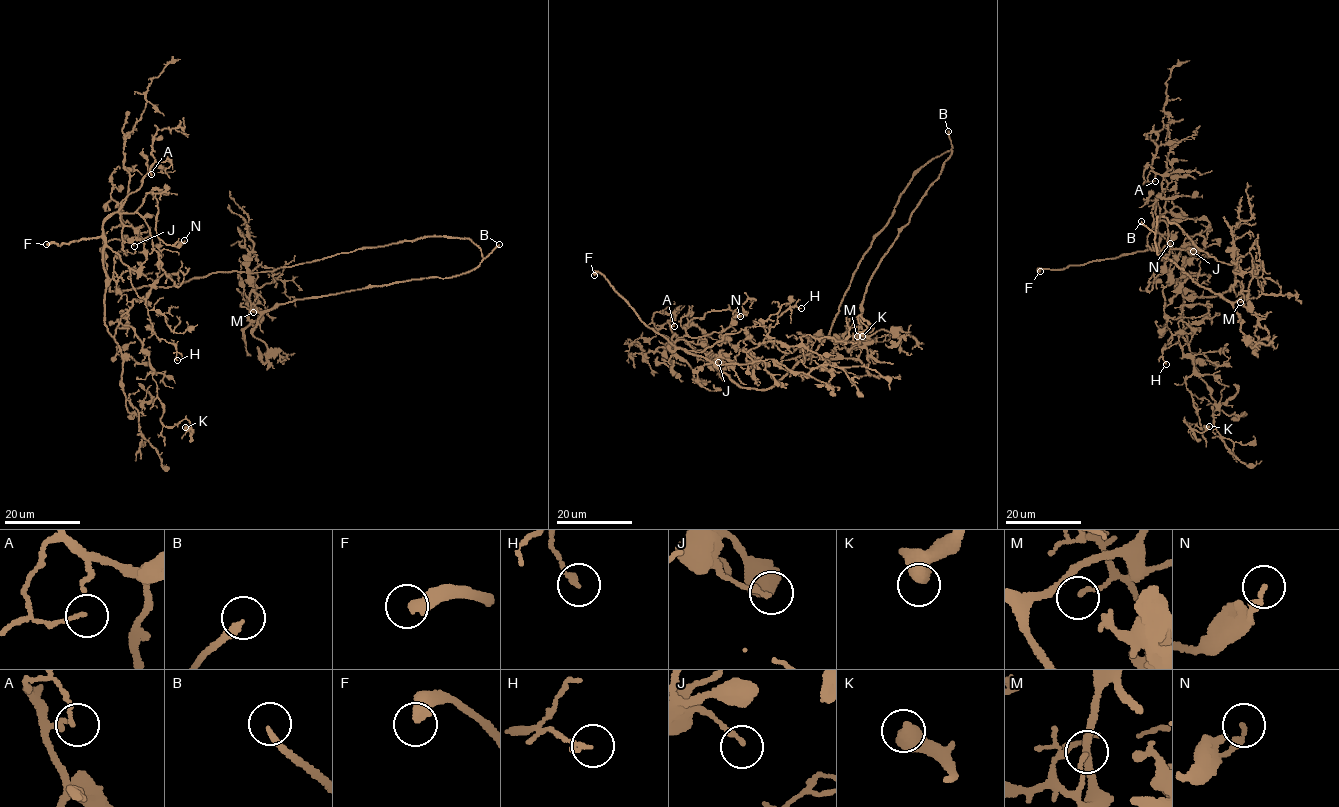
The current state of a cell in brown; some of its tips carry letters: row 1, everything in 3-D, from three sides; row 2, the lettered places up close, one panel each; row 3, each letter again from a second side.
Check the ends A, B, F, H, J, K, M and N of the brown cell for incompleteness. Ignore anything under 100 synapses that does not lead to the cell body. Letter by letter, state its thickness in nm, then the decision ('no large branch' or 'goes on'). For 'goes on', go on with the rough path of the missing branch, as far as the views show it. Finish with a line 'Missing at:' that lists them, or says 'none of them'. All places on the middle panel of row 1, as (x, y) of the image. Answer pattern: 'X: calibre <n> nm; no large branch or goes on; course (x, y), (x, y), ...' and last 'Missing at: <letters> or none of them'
A: calibre 110 nm; no large branch
B: calibre 200 nm; goes on; course (948, 131), (953, 113), (965, 100), (926, 107), (922, 104), (927, 92), (943, 75), (936, 86)
F: calibre 440 nm; goes on; course (594, 275), (594, 285), (611, 298)
H: calibre 170 nm; no large branch
J: calibre 170 nm; no large branch
K: calibre 420 nm; no large branch
M: calibre 120 nm; no large branch
N: calibre 180 nm; no large branch
Missing at: B, F

